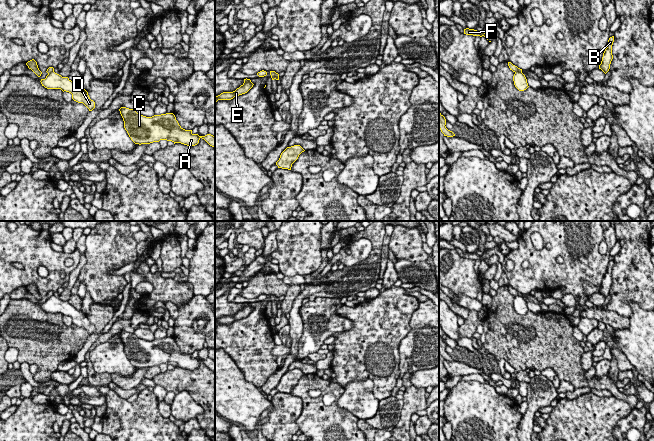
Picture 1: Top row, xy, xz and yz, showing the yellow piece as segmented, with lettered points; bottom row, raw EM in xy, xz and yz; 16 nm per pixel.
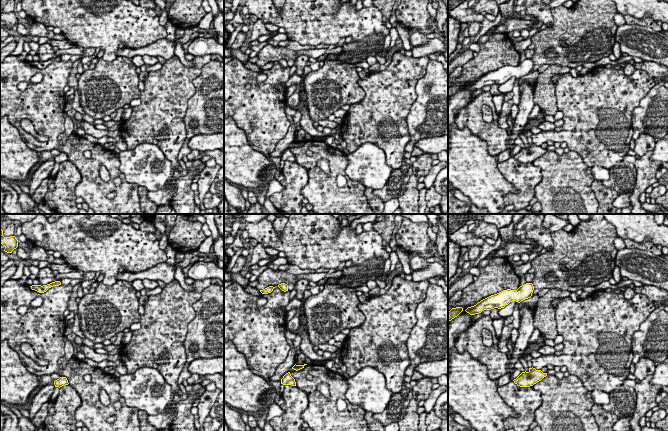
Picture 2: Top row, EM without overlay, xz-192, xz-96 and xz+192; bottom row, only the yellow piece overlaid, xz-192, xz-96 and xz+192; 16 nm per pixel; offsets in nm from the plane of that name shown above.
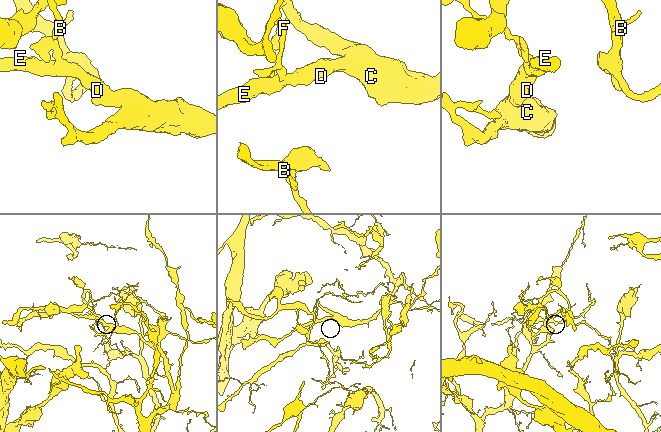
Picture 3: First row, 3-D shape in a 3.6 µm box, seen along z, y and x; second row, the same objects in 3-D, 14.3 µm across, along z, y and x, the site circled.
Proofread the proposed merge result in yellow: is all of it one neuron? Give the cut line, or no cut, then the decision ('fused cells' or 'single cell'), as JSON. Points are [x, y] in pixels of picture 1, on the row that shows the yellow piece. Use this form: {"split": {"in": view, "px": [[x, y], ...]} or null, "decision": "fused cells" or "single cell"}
{"split": {"in": "yz", "px": [[521, 71], [515, 73]]}, "decision": "fused cells"}

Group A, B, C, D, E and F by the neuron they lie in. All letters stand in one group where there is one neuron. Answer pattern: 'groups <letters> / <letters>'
groups A C D E / B F

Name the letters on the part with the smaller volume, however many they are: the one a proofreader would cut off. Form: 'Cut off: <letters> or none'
Cut off: B, F

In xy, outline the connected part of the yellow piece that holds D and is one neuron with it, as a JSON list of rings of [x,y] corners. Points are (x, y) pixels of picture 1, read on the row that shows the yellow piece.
[[[52,72],[45,79],[41,79],[40,82],[47,89],[61,89],[63,92],[71,93],[72,99],[78,103],[83,103],[89,111],[95,108],[95,102],[90,99],[88,92],[82,87],[77,86],[68,77],[62,77]]]

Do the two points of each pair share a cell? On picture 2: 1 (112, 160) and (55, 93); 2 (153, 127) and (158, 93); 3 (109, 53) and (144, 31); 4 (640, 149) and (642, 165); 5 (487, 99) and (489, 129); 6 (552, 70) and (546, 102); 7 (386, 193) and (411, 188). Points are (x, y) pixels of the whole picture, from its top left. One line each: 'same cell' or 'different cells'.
1: same cell
2: same cell
3: same cell
4: different cells
5: same cell
6: same cell
7: different cells

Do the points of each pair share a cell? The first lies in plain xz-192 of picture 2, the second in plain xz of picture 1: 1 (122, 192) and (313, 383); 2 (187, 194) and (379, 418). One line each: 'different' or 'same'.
1: same
2: different

